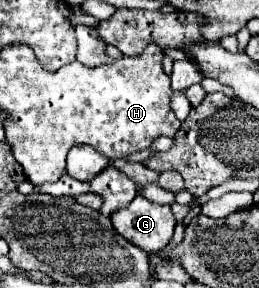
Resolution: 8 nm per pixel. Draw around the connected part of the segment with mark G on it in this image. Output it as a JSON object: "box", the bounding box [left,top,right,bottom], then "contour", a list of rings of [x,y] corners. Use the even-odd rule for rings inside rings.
{"box":[112,195,174,253],"contour":[[[142,195],[116,213],[112,213],[114,229],[128,239],[132,245],[144,249],[146,253],[158,253],[164,249],[174,235],[174,215],[168,205],[158,205]]]}

